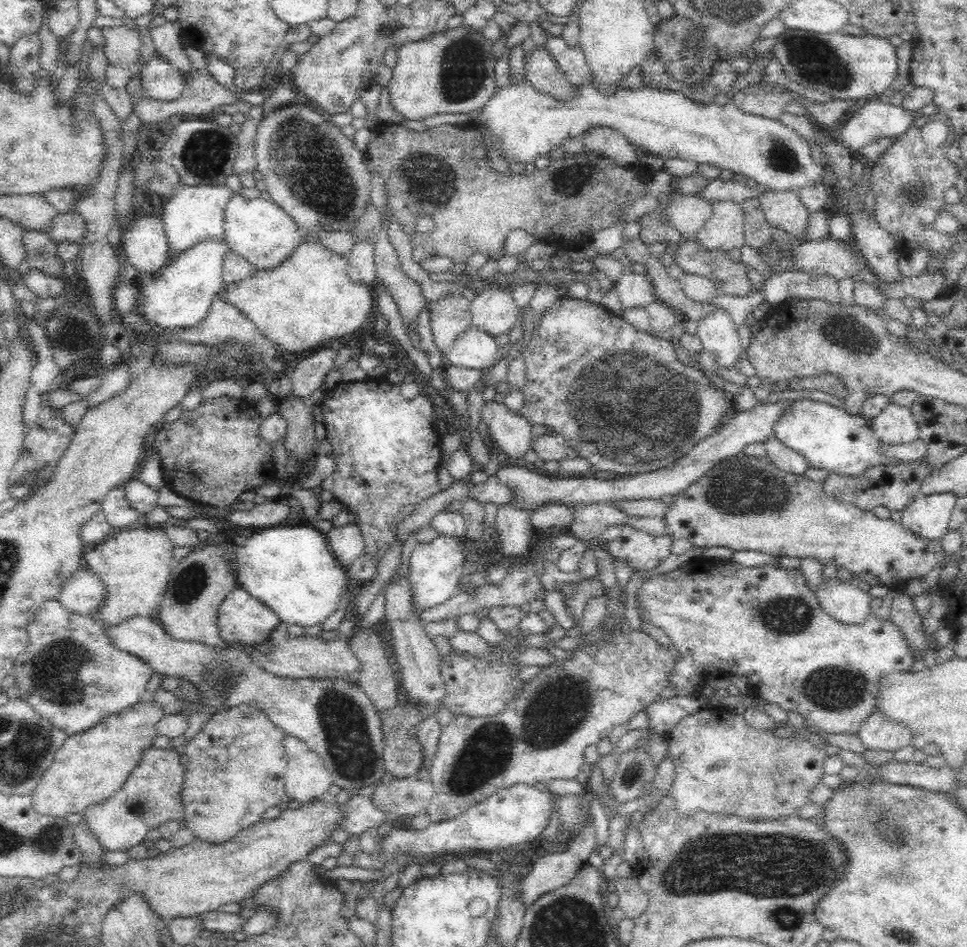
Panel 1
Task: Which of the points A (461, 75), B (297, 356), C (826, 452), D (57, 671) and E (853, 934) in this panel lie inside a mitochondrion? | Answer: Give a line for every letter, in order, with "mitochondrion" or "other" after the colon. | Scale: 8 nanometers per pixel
A: mitochondrion
B: other
C: other
D: mitochondrion
E: other

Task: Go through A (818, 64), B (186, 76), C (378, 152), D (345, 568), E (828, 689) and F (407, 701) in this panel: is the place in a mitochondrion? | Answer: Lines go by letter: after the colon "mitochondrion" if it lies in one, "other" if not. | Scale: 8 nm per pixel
A: mitochondrion
B: other
C: other
D: other
E: mitochondrion
F: other

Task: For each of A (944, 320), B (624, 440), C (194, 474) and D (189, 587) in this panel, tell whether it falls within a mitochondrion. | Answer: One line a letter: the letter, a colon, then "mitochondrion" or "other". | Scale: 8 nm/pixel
A: other
B: mitochondrion
C: mitochondrion
D: mitochondrion

